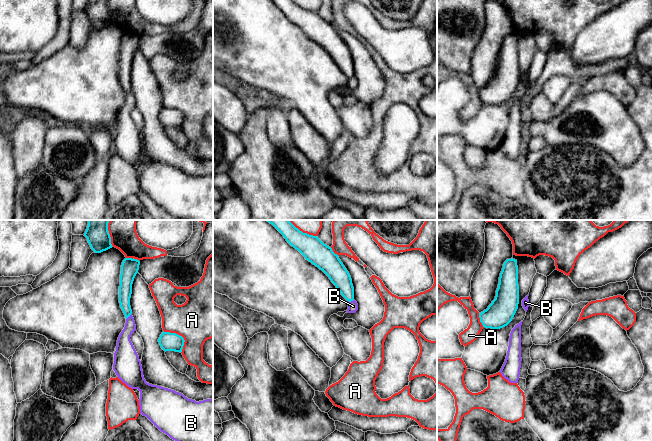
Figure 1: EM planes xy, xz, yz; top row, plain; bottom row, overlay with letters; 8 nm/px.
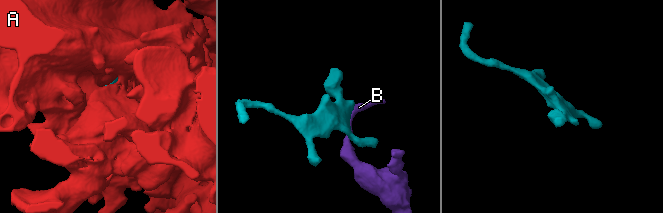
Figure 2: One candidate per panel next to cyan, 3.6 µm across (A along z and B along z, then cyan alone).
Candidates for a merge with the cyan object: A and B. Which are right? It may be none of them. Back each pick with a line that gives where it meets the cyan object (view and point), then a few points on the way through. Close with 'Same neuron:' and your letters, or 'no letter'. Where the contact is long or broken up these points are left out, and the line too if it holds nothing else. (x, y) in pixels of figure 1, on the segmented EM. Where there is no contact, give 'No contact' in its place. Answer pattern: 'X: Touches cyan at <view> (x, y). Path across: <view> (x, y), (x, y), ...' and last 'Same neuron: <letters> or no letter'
Same neuron: no letter

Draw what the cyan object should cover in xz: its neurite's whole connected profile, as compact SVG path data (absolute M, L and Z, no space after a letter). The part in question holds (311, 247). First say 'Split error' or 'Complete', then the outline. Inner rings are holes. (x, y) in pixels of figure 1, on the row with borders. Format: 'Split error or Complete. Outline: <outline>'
Complete. Outline: M289 220L266 221L272 224L306 260L322 270L347 301L354 300L351 276L331 247L324 244L317 236L303 233Z

